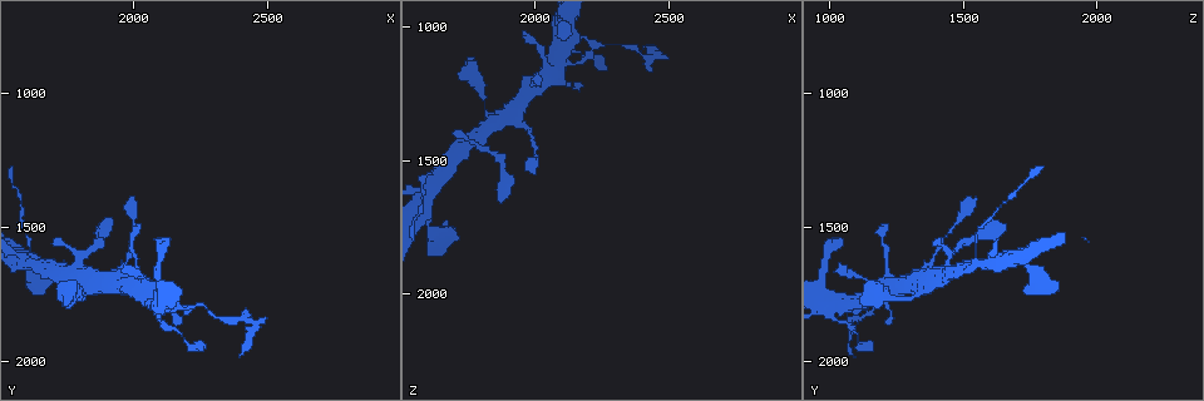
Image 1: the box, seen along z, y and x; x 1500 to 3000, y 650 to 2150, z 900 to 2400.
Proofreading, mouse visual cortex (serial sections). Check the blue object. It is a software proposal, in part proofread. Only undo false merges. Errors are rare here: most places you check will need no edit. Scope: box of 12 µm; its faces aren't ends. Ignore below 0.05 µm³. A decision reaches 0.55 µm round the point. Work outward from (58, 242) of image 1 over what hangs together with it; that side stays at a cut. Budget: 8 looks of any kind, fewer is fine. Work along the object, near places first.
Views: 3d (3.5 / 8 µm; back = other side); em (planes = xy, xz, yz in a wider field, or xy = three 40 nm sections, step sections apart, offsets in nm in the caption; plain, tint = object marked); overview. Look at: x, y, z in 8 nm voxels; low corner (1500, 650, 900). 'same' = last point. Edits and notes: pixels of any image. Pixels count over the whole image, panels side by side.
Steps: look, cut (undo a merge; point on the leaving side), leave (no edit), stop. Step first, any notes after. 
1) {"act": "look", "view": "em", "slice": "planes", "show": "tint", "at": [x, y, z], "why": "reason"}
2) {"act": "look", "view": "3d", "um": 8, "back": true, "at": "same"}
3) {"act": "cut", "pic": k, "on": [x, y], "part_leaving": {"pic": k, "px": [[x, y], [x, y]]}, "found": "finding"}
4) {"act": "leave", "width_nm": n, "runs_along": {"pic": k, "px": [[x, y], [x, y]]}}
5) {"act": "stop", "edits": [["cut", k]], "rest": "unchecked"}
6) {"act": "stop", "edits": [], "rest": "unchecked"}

{"act": "look", "view": "3d", "um": 3.5, "back": true, "at": [1630, 1630, 1560], "why": "branch point"}

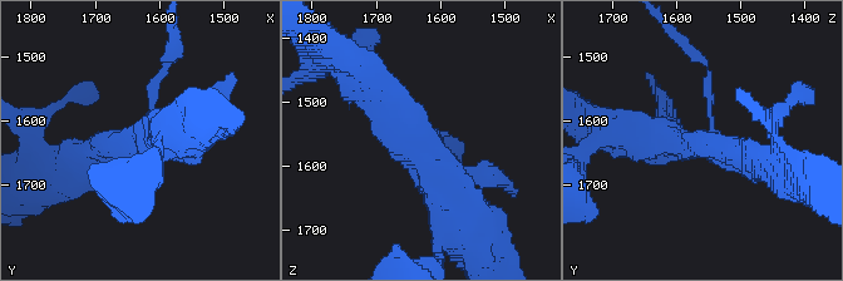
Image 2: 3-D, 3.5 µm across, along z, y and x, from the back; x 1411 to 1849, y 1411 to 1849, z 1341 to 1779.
{"act": "look", "view": "em", "slice": "planes", "show": "tint", "at": [1630, 1635, 1555]}

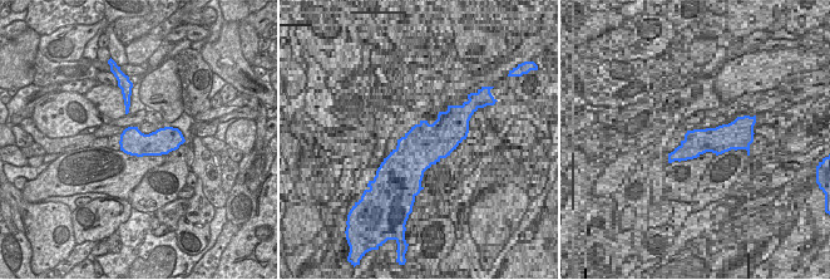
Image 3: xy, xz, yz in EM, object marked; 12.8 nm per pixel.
{"act": "leave", "width_nm": 340, "runs_along": {"pic": 2, "px": [[364, 80], [422, 136], [453, 210]]}, "found": "one cell here"}

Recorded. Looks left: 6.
{"act": "look", "view": "3d", "um": 3.5, "at": [1950, 1670, 1350], "why": "thin arm on a thick one"}

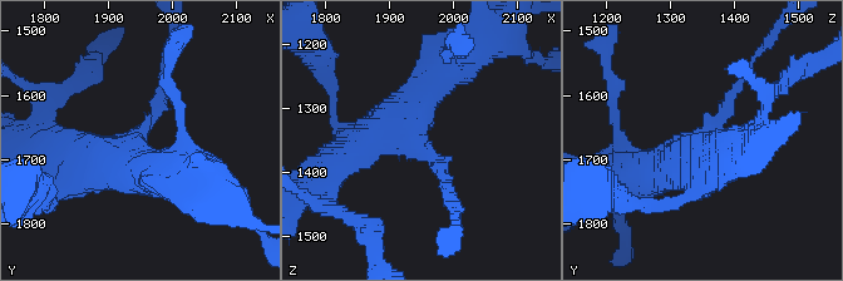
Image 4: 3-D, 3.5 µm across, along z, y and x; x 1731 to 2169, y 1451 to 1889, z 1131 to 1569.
{"act": "look", "view": "em", "slice": "planes", "show": "tint", "at": [1945, 1670, 1350]}

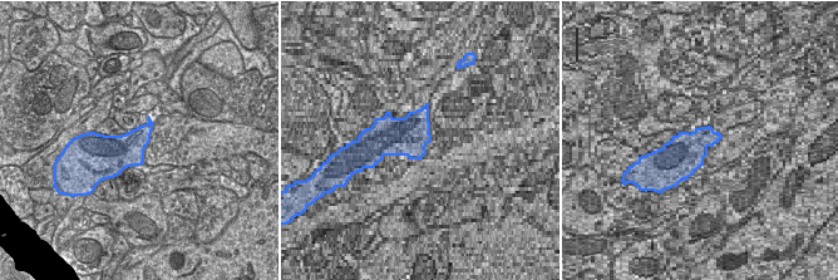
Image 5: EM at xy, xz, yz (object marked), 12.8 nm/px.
{"act": "leave", "width_nm": 420, "runs_along": {"pic": 4, "px": [[346, 158], [388, 126], [445, 183]]}, "found": "continuous, no second cell"}

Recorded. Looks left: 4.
{"act": "look", "view": "3d", "um": 8, "at": [2300, 1830, 1060], "why": "narrows sharply"}

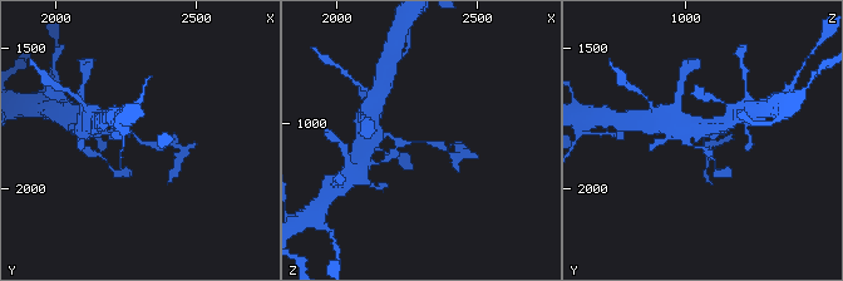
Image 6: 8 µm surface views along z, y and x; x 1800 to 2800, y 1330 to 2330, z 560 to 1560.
{"act": "look", "view": "3d", "um": 3.5, "at": [2300, 1820, 1060], "why": "zoom in"}

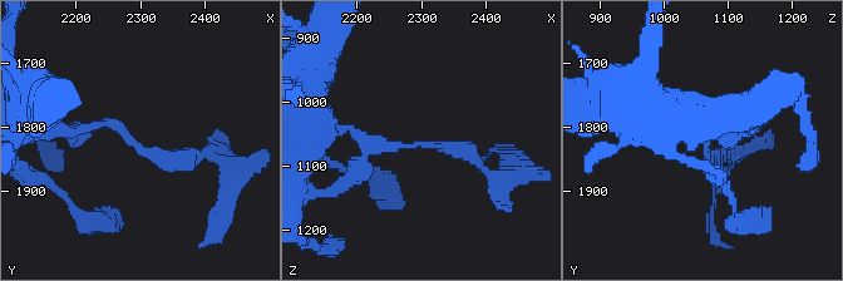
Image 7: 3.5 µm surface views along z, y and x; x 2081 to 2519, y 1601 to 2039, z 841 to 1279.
{"act": "cut", "pic": 7, "on": [706, 154], "part_leaving": {"pic": 7, "px": [[390, 148], [444, 144], [498, 173]]}, "found": "two cells meet here"}

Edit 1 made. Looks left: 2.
{"act": "stop", "edits": [["cut", 7]], "rest": "unchecked"}

